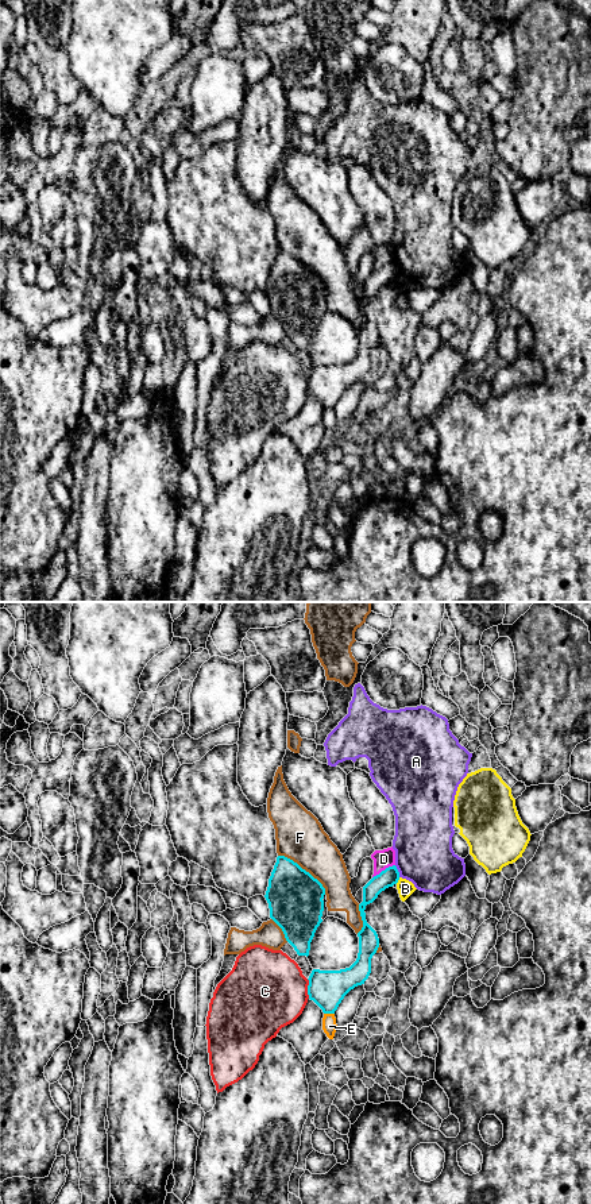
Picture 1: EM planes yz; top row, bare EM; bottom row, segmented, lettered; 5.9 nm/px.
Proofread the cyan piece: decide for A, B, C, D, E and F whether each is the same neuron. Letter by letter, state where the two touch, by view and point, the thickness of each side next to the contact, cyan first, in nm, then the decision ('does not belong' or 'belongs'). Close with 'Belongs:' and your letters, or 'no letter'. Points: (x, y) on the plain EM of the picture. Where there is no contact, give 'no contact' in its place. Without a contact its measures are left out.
A: contact yz (397, 266); calibres 110 and 340 nm; does not belong
B: contact yz (398, 274); calibres 110 and 100 nm; does not belong
C: contact yz (308, 384); calibres 220 and 480 nm; does not belong
D: contact yz (385, 265); calibres 110 and 110 nm; does not belong
E: contact yz (329, 408); calibres 220 and 90 nm; does not belong
F: contact yz (304, 265); calibres 320 and 280 nm; does not belong
Belongs: no letter

